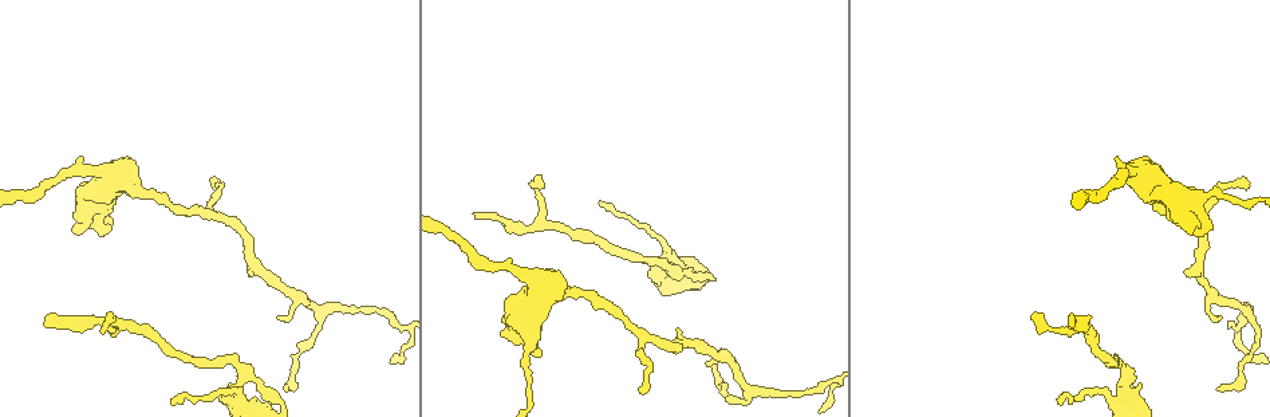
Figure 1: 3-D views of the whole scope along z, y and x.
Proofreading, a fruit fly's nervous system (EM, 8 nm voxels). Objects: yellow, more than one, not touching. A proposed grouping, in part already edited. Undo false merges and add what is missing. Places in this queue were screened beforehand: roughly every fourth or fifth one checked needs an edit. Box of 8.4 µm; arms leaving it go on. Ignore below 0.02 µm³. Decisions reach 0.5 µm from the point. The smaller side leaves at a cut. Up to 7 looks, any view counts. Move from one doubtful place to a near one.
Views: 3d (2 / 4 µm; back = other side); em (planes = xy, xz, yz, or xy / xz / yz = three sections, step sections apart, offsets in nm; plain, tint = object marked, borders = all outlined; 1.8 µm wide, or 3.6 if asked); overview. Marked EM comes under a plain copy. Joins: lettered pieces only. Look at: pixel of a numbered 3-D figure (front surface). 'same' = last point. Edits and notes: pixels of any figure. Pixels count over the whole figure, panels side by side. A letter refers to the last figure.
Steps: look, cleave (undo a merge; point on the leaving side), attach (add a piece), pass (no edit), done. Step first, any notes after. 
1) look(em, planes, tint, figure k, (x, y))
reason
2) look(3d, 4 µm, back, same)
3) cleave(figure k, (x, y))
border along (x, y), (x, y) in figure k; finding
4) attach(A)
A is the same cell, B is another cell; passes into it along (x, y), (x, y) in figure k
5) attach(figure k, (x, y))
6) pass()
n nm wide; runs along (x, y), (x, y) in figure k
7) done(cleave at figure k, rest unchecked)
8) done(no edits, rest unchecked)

look(em, 3.6 µm, yz, step 16, borders, figure 1, (691, 268))
branch stops here

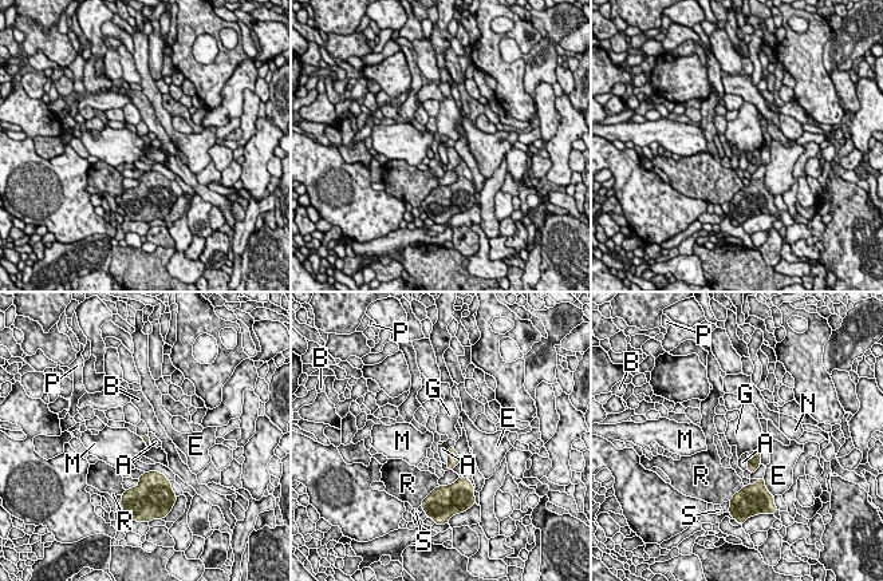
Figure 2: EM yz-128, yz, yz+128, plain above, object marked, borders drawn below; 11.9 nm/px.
look(em, 3.6 µm, planes, borders, same)
another direction

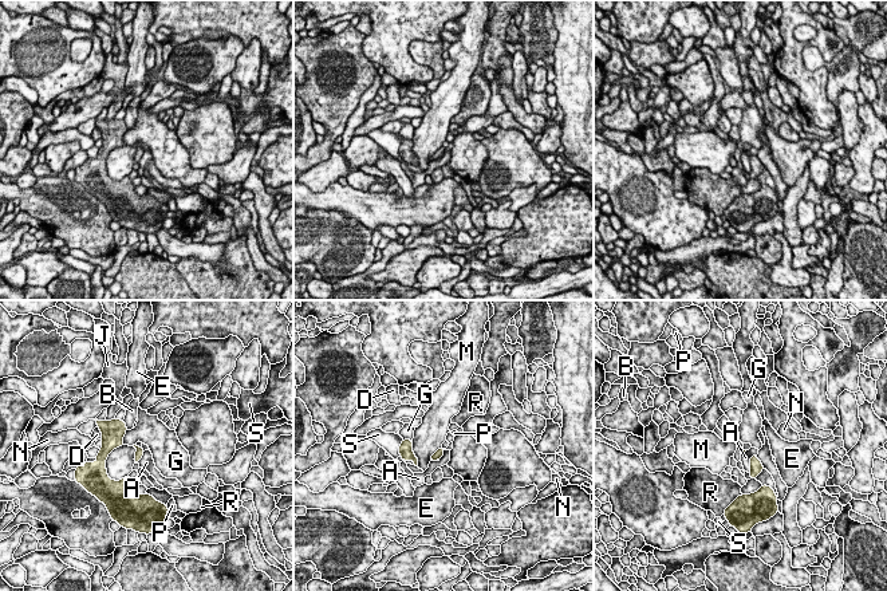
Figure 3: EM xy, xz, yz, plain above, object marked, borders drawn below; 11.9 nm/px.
pass()
A, B, D, E, G, J, M, N, P, R and S are other cells; border along (756, 454), (751, 457), (749, 473) in figure 3; no lettered piece goes on from it

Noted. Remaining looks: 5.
look(3d, 2 µm, figure 1, (213, 187))
thin end

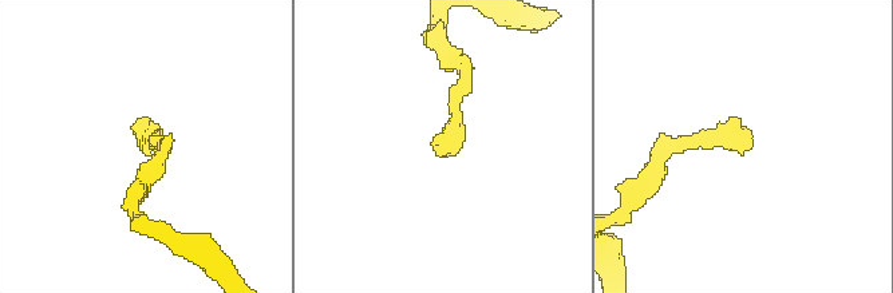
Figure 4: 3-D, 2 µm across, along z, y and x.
look(em, planes, borders, figure 4, (142, 145))
now the EM

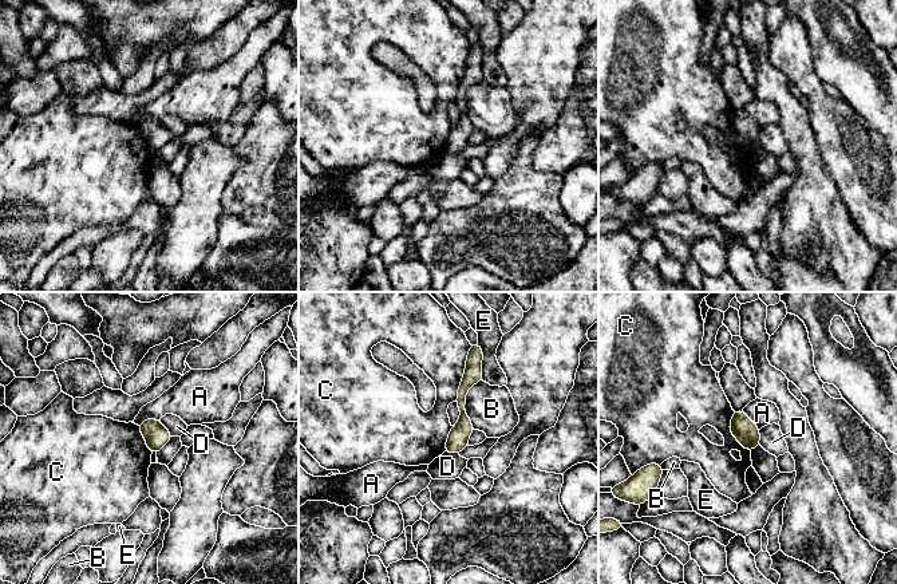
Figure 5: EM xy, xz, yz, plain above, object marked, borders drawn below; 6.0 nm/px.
pass()
A, B, C, D and E are other cells; runs along (469, 364), (463, 429), (449, 450) in figure 5; no lettered piece goes on from it

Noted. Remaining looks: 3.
look(em, planes, borders, figure 1, (476, 218))

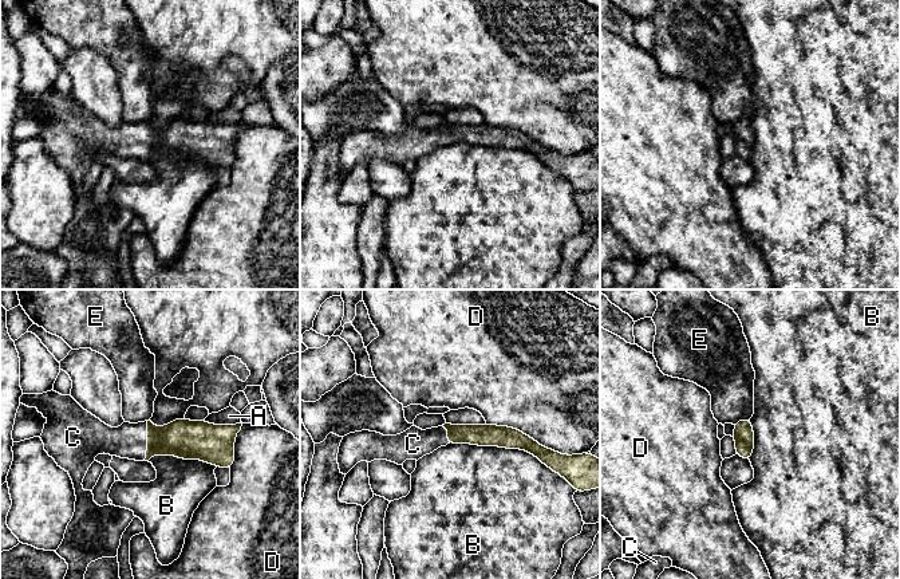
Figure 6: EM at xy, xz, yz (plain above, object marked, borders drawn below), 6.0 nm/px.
attach(C)
C is the same cell, A, B, D and E are other cells; passes into it along (181, 437), (147, 441), (129, 440) in figure 6; it goes on there

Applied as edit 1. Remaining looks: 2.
done(attach at figure 6, rest unchecked)

